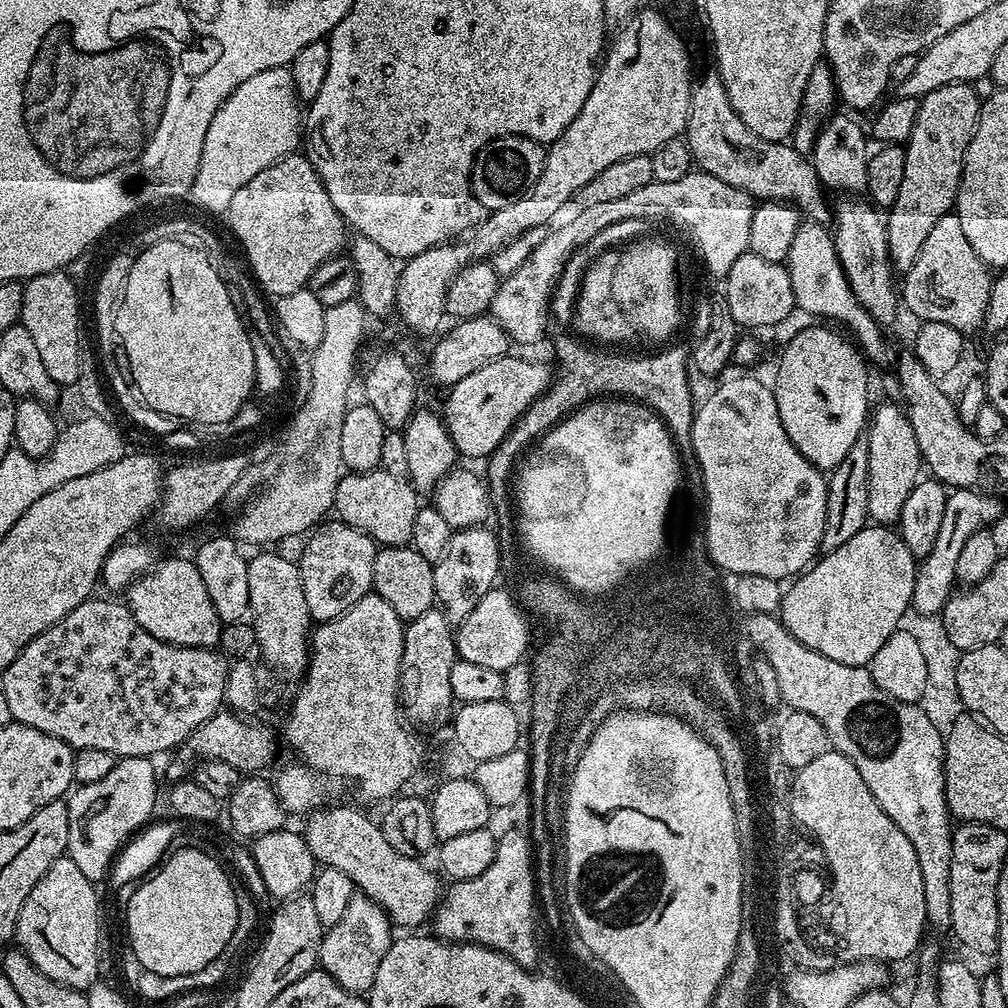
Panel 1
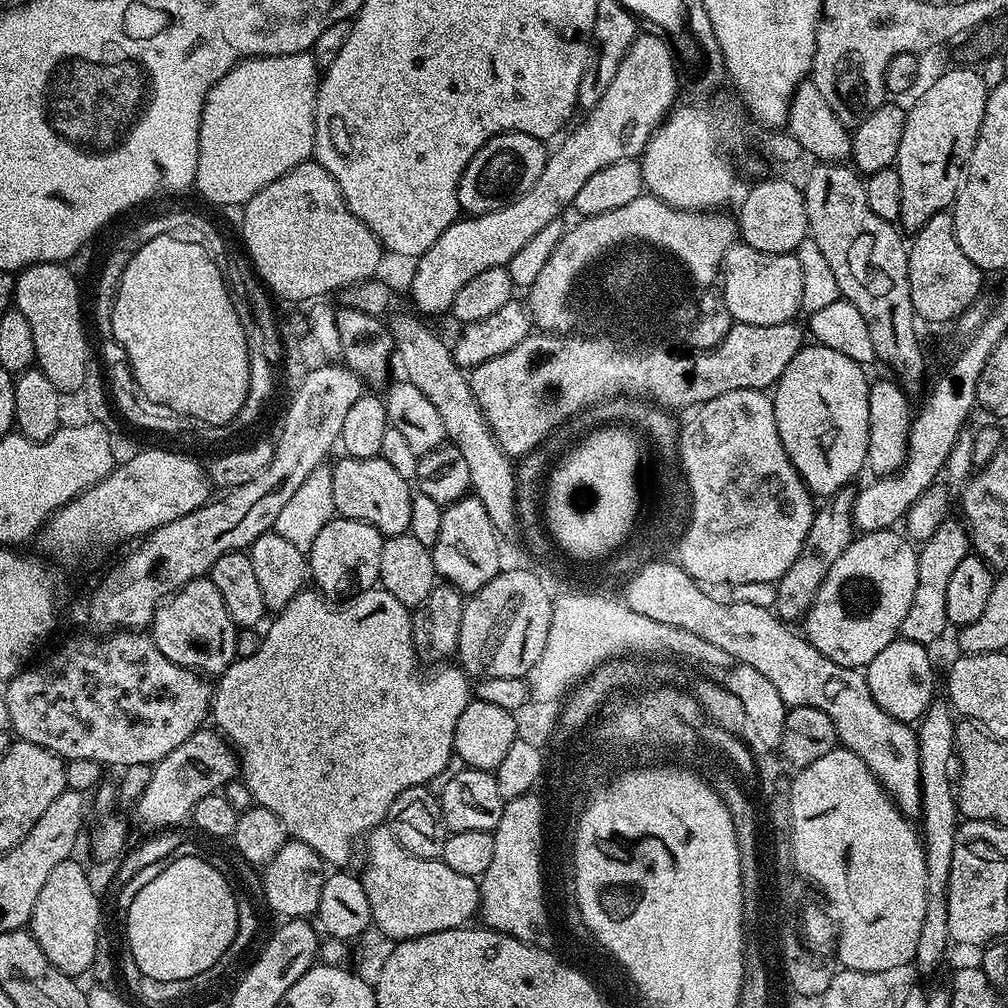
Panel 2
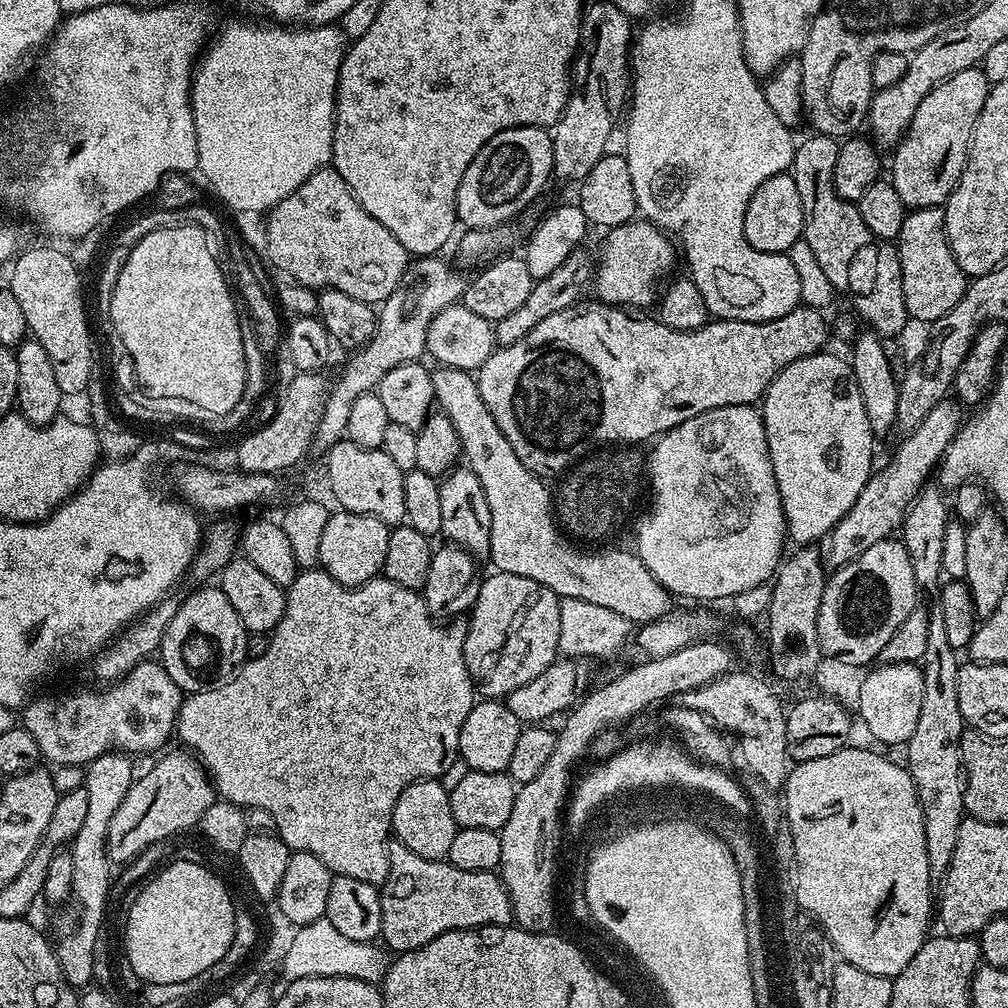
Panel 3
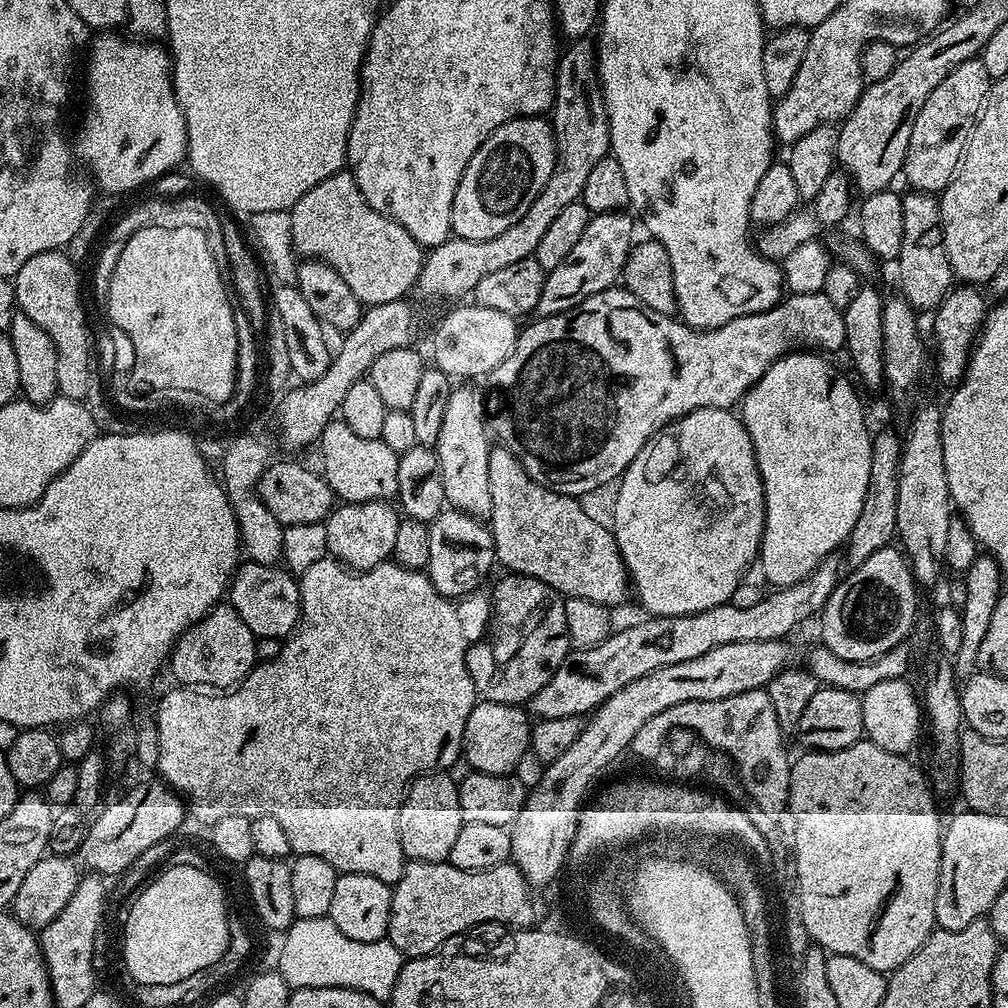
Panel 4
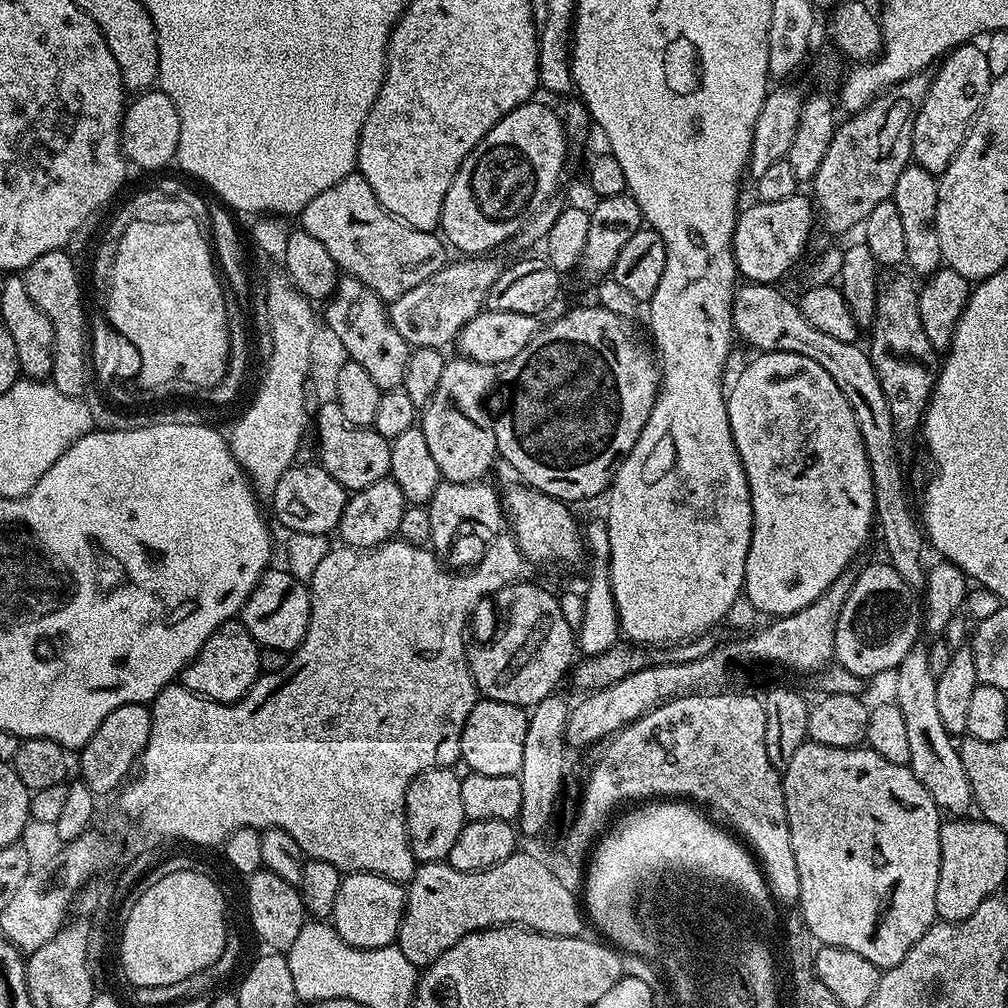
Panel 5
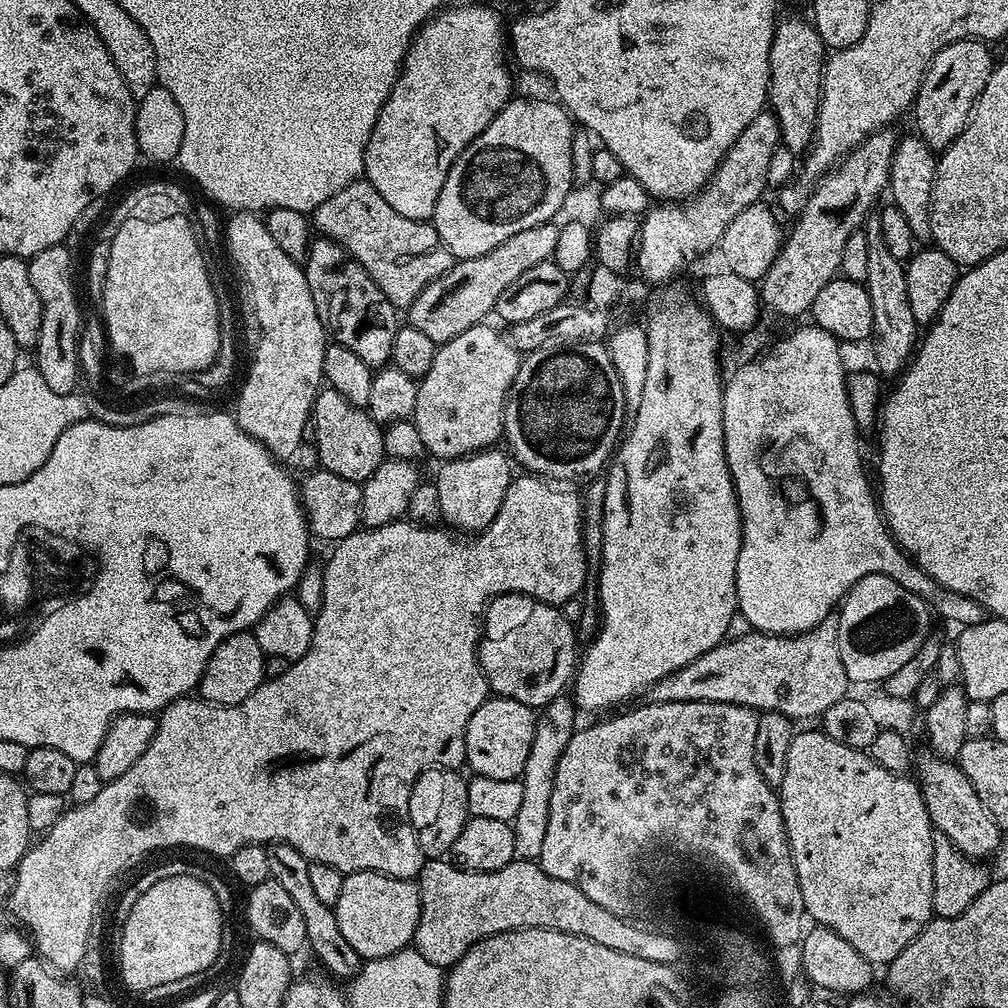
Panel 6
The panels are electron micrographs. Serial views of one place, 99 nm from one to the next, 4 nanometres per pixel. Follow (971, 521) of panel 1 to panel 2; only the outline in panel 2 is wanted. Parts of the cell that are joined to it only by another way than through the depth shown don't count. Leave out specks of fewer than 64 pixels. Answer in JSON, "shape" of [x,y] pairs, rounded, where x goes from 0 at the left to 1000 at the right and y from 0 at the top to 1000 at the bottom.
{"shape":[[[941,514],[927,526],[923,535],[916,537],[911,548],[911,581],[907,585],[907,597],[903,597],[903,605],[899,605],[899,613],[895,617],[892,630],[903,637],[922,641],[942,620],[938,609],[938,581],[942,581],[942,569],[950,563],[950,558],[962,550],[962,528],[951,515]]]}

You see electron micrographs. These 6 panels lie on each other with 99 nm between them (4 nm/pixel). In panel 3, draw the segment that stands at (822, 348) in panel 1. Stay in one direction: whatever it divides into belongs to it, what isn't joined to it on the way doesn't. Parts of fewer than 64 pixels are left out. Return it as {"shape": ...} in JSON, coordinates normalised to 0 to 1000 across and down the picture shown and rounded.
{"shape":[[[821,347],[809,349],[806,353],[797,353],[792,355],[792,359],[784,359],[779,365],[771,371],[768,379],[762,385],[756,394],[756,412],[758,414],[758,426],[760,427],[760,438],[764,446],[764,458],[768,462],[768,472],[772,478],[774,493],[778,499],[778,514],[783,521],[786,520],[821,520],[828,522],[833,515],[840,510],[847,502],[851,490],[859,482],[862,472],[867,467],[865,461],[865,437],[867,430],[863,419],[859,415],[859,403],[855,399],[855,391],[851,387],[851,379],[845,370],[845,362],[840,356],[833,353],[824,353]]]}

